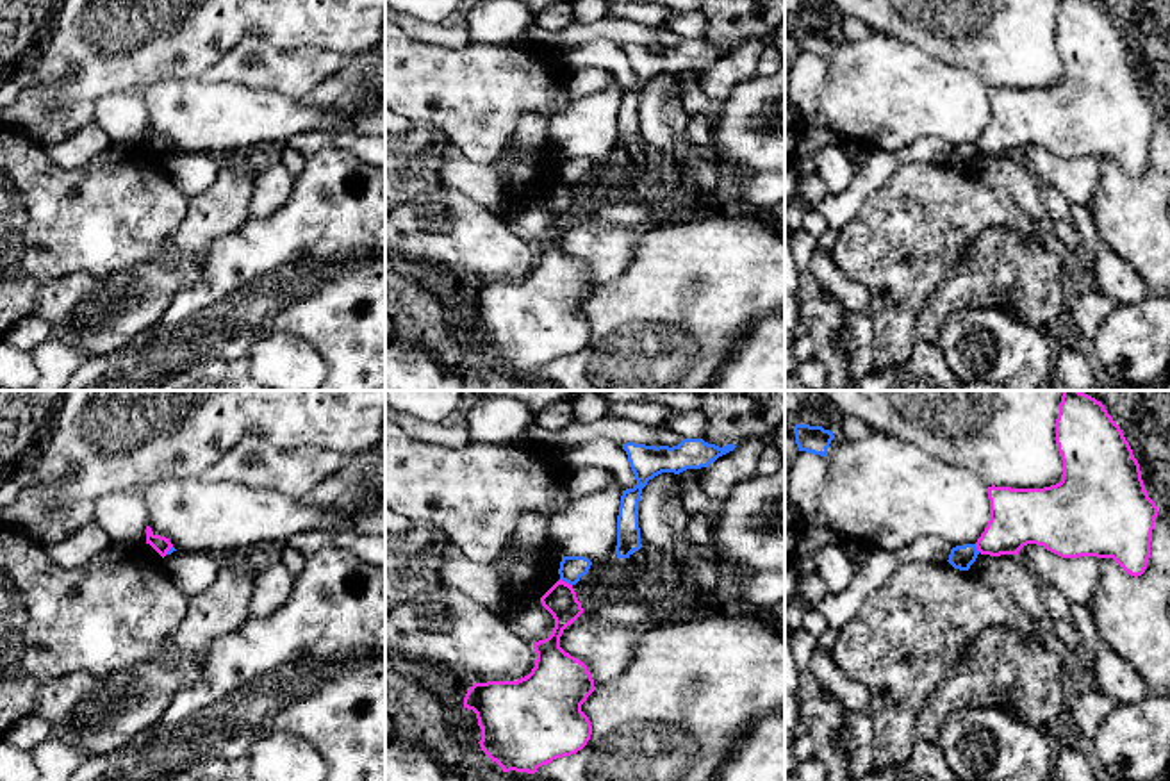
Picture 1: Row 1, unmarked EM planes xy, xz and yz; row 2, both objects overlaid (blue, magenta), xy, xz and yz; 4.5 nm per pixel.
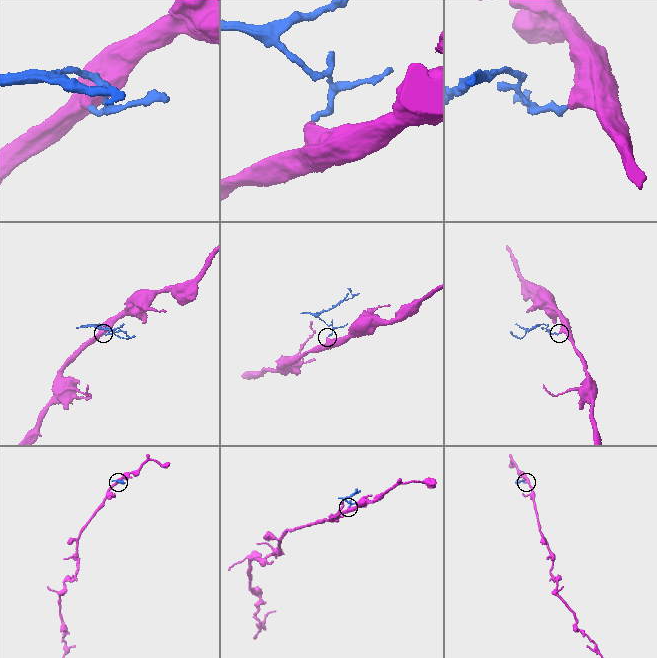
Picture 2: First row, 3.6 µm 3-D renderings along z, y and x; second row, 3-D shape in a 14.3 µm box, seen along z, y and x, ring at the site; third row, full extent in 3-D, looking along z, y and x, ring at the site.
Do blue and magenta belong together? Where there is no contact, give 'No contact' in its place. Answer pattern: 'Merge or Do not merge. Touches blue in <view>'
Do not merge. Touches blue in xz

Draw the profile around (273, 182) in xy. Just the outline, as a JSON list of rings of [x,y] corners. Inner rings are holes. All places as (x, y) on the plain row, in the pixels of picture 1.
[[[268,159],[253,175],[250,218],[264,219],[282,209],[292,193],[294,175],[280,162]]]

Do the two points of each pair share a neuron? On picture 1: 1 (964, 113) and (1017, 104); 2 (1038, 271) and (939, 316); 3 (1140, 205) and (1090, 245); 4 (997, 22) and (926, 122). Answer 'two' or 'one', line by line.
1: two
2: one
3: two
4: two

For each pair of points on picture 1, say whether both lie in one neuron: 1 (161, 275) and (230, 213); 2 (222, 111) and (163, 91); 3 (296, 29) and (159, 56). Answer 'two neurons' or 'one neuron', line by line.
1: one neuron
2: one neuron
3: one neuron

